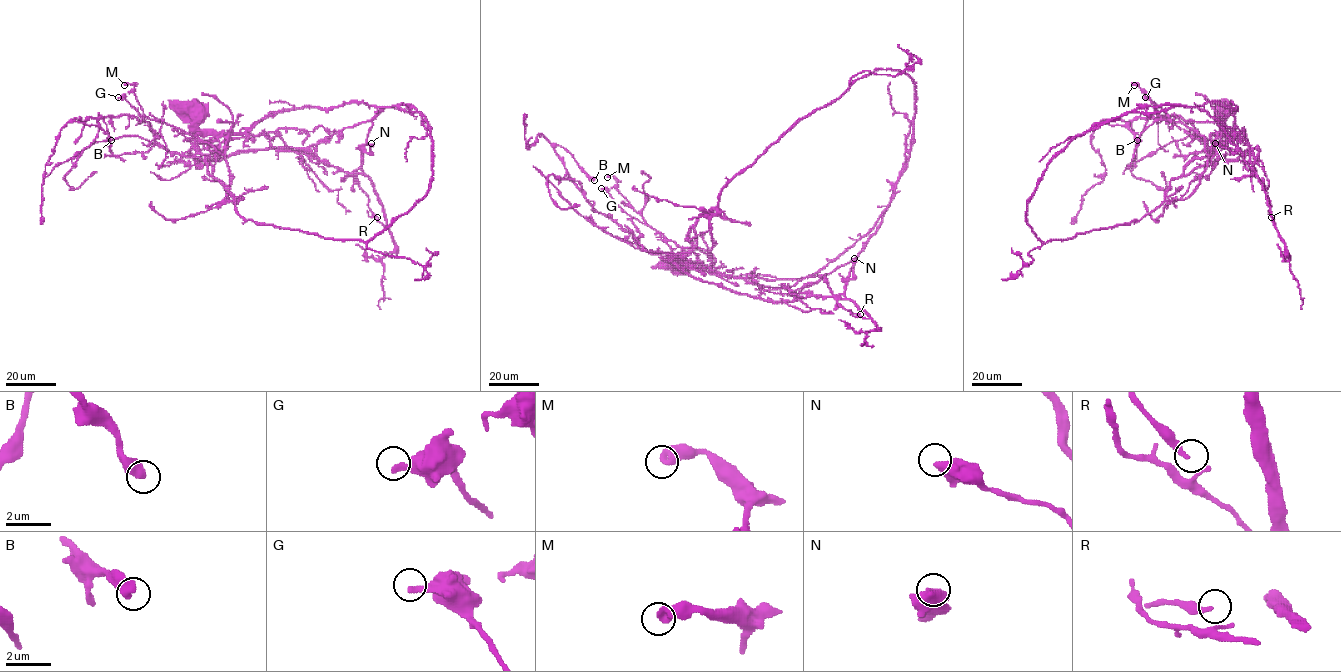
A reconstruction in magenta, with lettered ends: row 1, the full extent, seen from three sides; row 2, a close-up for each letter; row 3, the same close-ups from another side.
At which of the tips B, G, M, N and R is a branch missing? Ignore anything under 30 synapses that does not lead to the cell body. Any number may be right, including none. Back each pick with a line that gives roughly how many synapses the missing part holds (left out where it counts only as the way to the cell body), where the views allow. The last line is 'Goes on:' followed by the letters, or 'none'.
Goes on: none

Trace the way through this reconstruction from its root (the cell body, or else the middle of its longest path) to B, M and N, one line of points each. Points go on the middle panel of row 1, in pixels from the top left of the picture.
B: (677, 265), (699, 267), (674, 254), (645, 251), (599, 213), (555, 147), (594, 180)
M: (677, 265), (689, 262), (681, 254), (673, 256), (664, 236), (619, 192), (617, 180), (607, 177)
N: (677, 265), (678, 269), (678, 264), (711, 267), (772, 292), (799, 297), (838, 296), (853, 277), (854, 258)

